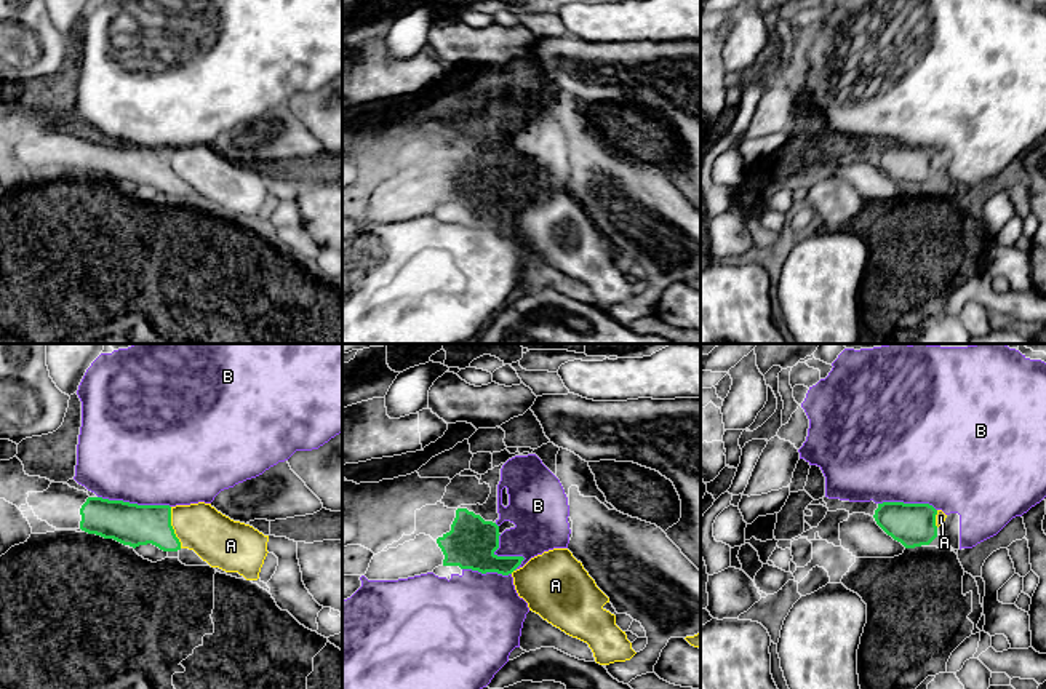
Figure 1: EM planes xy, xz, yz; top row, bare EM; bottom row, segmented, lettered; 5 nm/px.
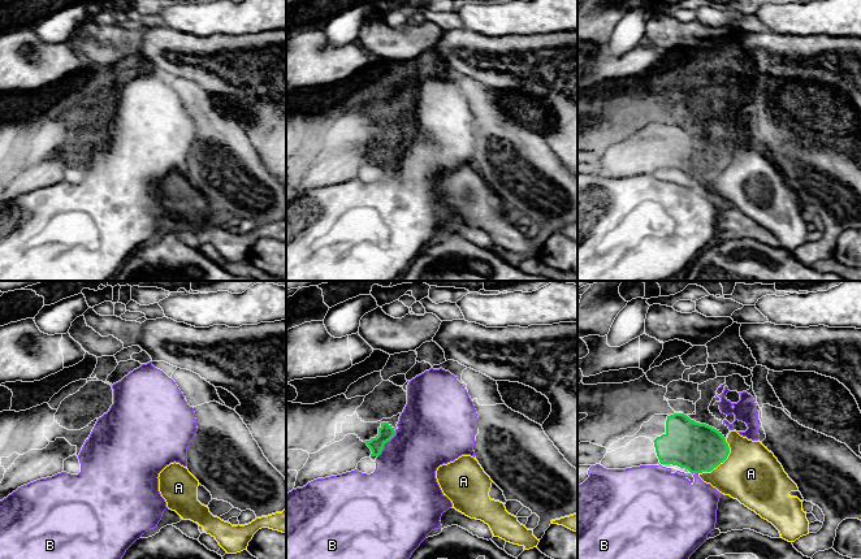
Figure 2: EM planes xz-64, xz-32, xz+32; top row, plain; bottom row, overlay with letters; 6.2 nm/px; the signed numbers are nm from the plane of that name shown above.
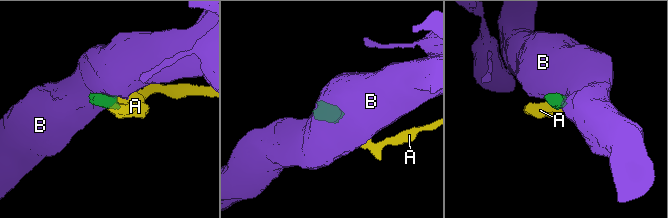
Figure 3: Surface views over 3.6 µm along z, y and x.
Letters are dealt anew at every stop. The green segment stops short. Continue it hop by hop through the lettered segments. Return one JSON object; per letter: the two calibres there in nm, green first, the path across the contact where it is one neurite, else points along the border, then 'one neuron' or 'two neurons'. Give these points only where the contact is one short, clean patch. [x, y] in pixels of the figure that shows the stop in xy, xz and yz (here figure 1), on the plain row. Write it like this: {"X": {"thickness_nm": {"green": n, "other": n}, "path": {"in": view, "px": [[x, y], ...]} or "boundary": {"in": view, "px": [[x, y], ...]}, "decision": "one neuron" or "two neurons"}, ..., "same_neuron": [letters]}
{"A": {"thickness_nm": {"green": 220, "other": 260}, "boundary": {"in": "xy", "px": [[170, 149], [170, 167], [181, 189]]}, "decision": "two neurons"}, "B": {"thickness_nm": {"green": 220, "other": 500}, "boundary": {"in": "xy", "px": [[98, 138], [138, 146], [167, 146], [170, 149]]}, "decision": "two neurons"}, "same_neuron": []}

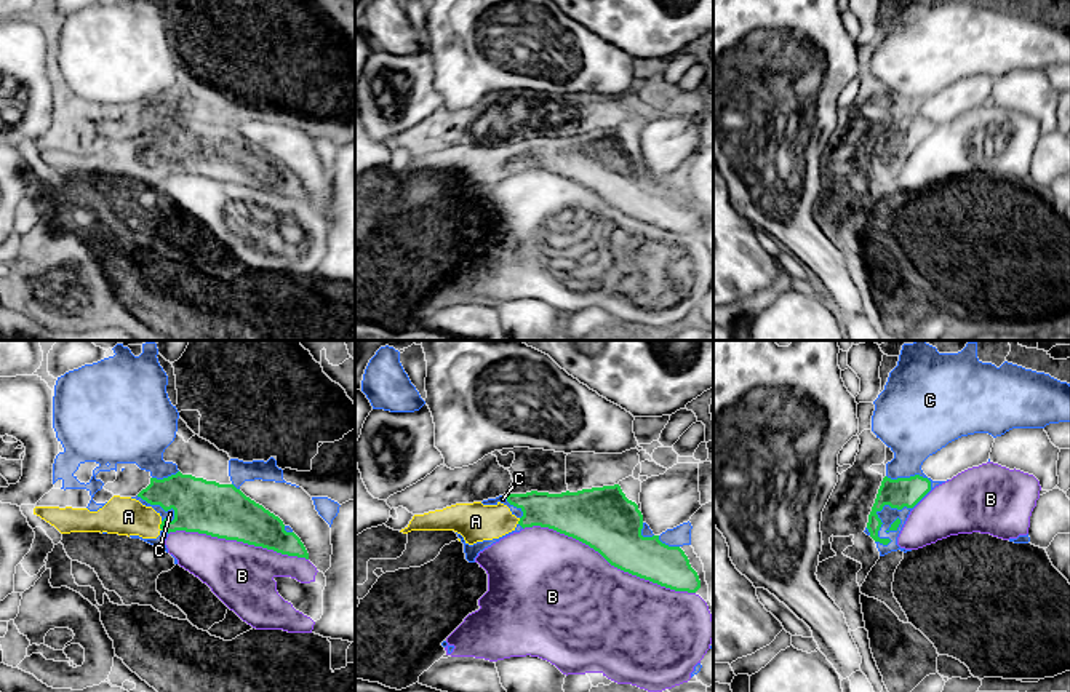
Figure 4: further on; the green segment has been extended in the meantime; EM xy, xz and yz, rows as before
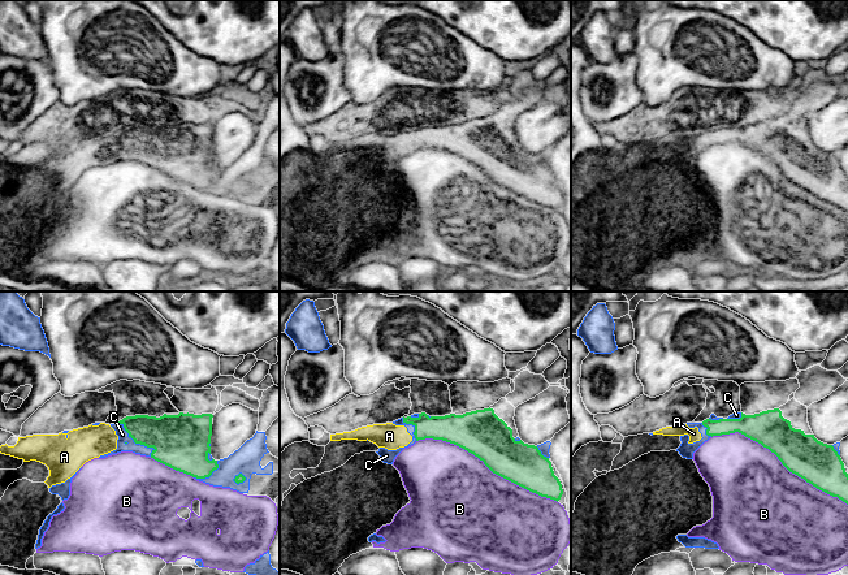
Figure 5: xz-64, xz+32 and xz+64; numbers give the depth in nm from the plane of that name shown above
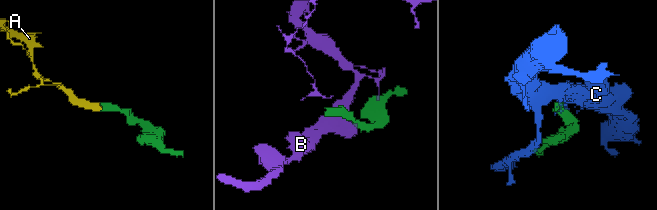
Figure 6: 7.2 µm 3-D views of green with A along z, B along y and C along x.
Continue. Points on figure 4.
{"A": {"thickness_nm": {"green": 260, "other": 190}, "path": {"in": "xy", "px": [[205, 149], [173, 168], [160, 168], [128, 159]]}, "decision": "one neuron"}, "B": {"thickness_nm": {"green": 320, "other": 500}, "decision": "two neurons"}, "C": {"thickness_nm": {"green": 150, "other": 150}, "decision": "two neurons"}, "same_neuron": ["A"]}

